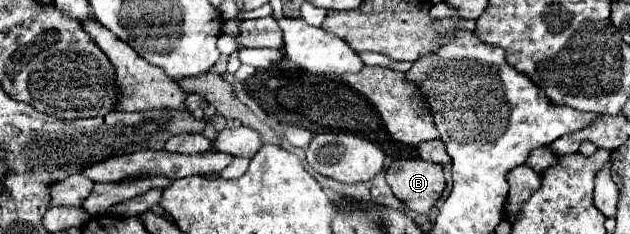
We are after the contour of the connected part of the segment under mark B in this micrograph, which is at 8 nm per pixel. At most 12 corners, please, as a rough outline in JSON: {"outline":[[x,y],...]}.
{"outline":[[399,159],[387,185],[415,213],[445,189],[441,165]]}

